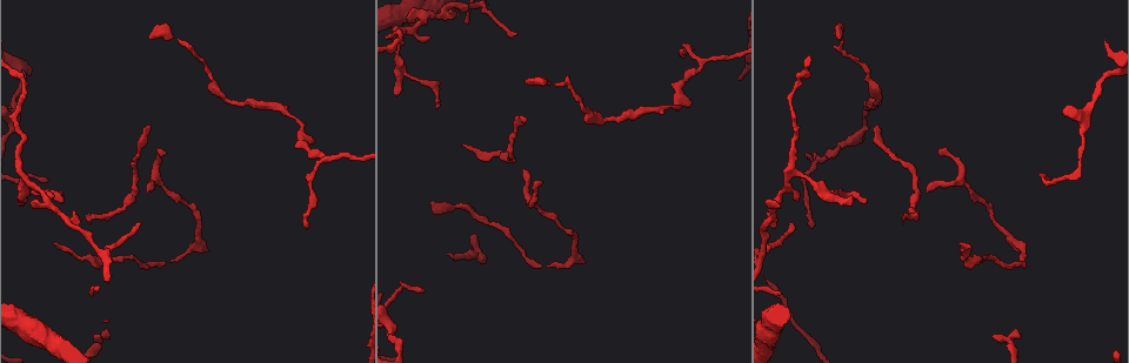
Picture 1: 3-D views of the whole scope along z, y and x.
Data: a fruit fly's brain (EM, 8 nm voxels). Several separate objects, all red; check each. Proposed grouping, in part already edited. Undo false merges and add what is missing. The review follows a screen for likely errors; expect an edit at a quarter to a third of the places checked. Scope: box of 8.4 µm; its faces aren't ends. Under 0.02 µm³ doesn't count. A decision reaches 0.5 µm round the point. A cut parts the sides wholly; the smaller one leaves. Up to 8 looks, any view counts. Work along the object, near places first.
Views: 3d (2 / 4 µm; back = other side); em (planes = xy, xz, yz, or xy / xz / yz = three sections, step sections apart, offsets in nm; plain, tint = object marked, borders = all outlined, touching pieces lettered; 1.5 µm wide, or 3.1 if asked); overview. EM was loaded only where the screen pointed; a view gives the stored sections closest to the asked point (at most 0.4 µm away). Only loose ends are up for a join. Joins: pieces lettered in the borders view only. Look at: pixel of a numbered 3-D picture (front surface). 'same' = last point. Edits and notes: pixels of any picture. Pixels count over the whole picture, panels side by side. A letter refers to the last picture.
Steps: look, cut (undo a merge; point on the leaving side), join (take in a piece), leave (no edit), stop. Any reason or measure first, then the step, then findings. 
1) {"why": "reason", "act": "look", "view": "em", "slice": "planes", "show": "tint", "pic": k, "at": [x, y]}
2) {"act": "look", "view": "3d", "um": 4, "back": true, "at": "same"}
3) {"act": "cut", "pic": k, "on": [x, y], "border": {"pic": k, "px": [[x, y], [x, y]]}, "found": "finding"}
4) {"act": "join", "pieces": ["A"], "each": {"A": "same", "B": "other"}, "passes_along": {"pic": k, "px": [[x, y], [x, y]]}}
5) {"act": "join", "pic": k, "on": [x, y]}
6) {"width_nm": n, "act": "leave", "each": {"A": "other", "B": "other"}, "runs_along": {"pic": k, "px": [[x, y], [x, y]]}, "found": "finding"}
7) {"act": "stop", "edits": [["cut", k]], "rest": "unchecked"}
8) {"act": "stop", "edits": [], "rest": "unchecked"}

{"why": "thin end", "act": "look", "view": "em", "slice": "planes", "show": "borders", "pic": 1, "at": [148, 35]}

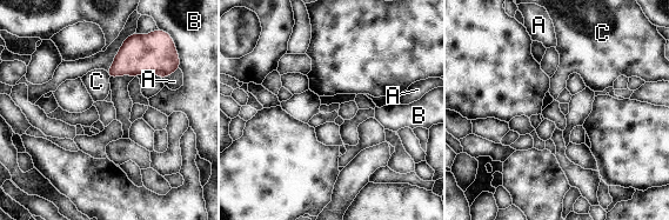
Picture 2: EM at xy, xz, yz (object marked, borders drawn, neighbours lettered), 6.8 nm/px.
{"act": "leave", "each": {"A": "other", "B": "other", "C": "other"}, "border": {"pic": 2, "px": [[106, 72], [108, 79]]}, "found": "none of them fits"}

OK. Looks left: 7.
{"why": "tapers out", "act": "look", "view": "3d", "um": 2, "pic": 1, "at": [680, 57]}

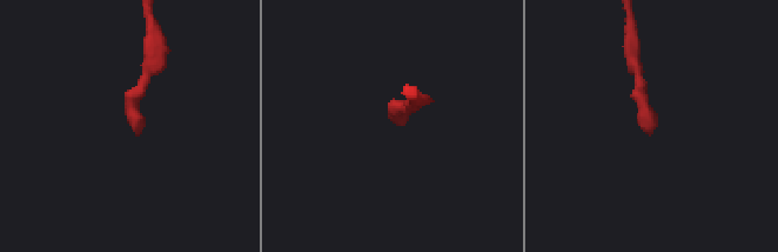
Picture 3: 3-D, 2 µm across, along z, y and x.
{"act": "look", "view": "em", "slice": "planes", "show": "tint", "pic": 3, "at": [138, 130]}

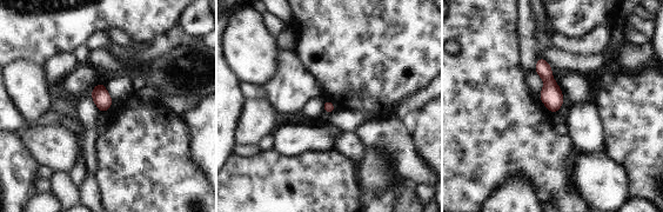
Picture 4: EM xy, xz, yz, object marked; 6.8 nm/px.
{"act": "look", "view": "em", "slice": "planes", "show": "borders", "at": "same"}

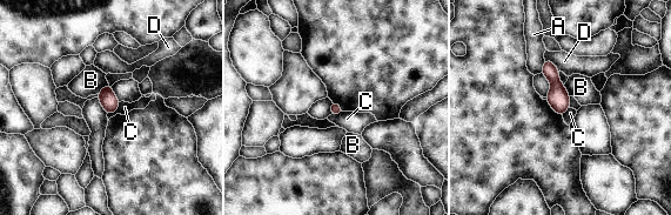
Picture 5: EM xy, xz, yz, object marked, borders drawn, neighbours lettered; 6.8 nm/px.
{"width_nm": 80, "act": "leave", "each": {"A": "other", "B": "other", "C": "other", "D": "other"}, "border": {"pic": 5, "px": [[120, 102], [112, 114], [107, 114]]}, "found": "none of them fits"}

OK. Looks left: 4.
{"why": "long arm stops here", "act": "look", "view": "3d", "um": 4, "pic": 1, "at": [1046, 178]}

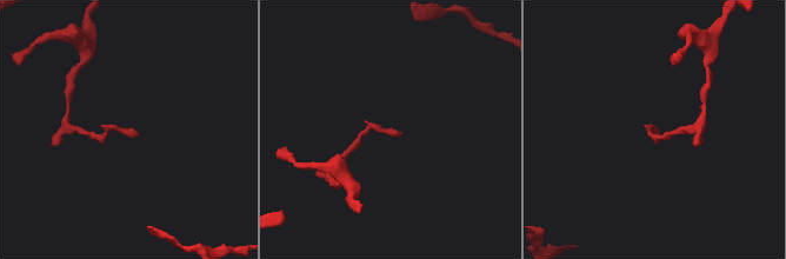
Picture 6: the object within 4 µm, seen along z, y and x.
{"act": "look", "view": "em", "slice": "planes", "show": "borders", "pic": 6, "at": [657, 132]}

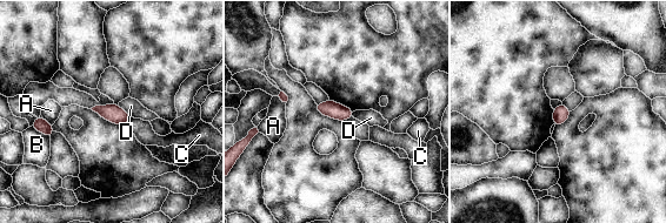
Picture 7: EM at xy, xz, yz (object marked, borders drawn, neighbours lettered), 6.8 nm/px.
{"width_nm": 110, "act": "leave", "each": {"A": "other", "B": "other", "C": "other", "D": "other"}, "found": "no lettered piece goes on from it"}

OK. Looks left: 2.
{"act": "stop", "edits": [], "rest": "unchecked"}

